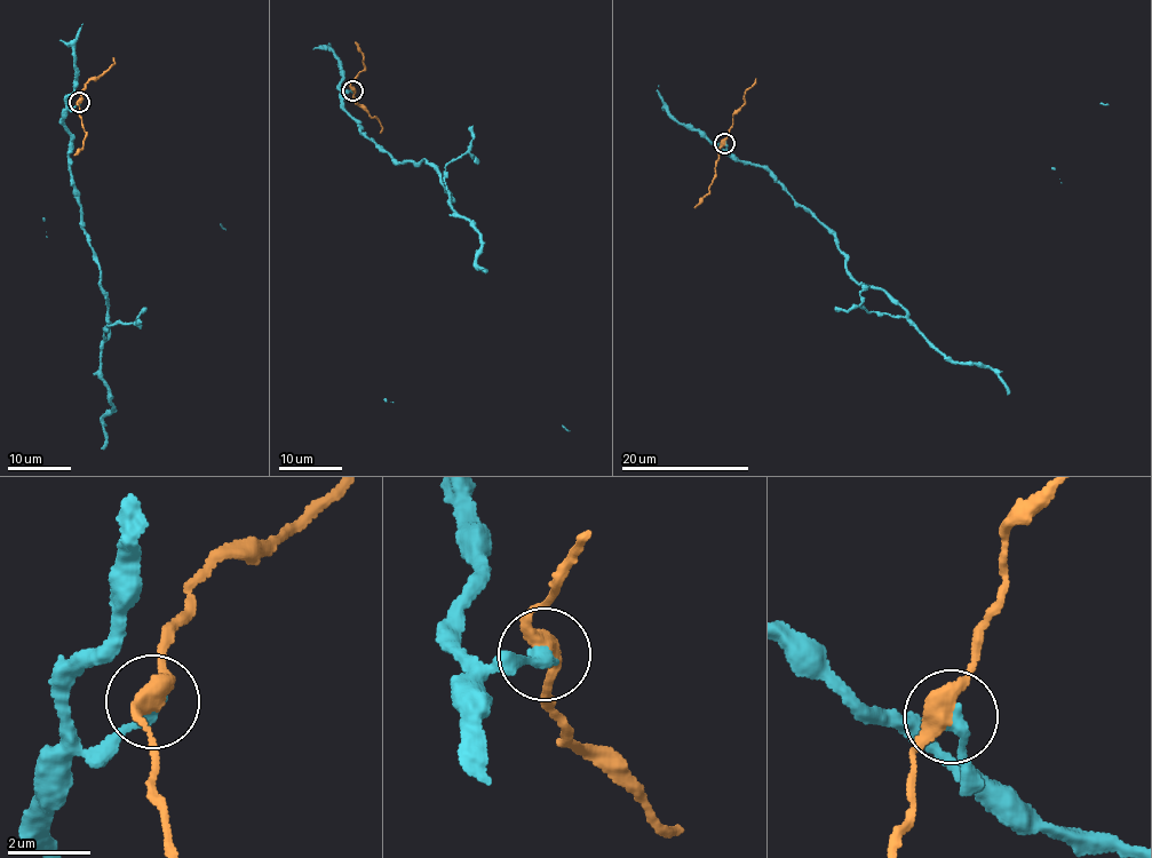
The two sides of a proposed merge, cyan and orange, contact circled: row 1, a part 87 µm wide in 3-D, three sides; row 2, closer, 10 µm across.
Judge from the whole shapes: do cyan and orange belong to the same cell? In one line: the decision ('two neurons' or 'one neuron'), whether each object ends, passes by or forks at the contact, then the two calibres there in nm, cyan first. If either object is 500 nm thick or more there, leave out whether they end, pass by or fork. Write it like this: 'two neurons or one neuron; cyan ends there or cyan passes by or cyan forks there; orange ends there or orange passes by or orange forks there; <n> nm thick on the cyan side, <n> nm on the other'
two neurons; cyan ends there; orange passes by; 360 nm thick on the cyan side, 400 nm on the other

